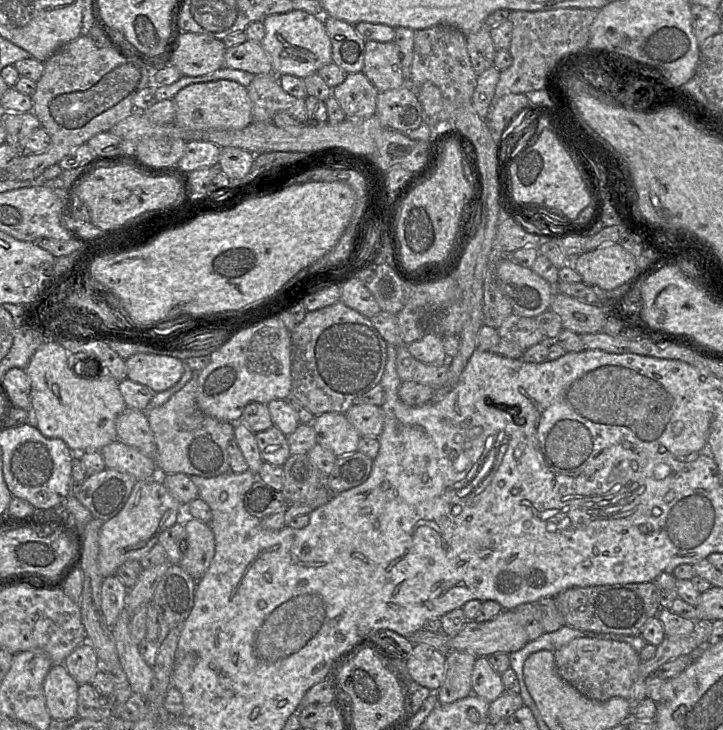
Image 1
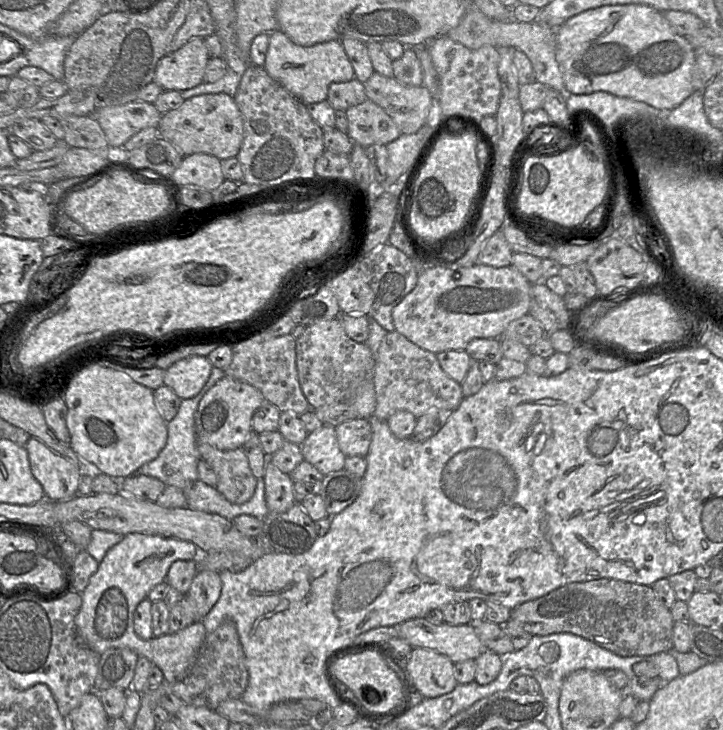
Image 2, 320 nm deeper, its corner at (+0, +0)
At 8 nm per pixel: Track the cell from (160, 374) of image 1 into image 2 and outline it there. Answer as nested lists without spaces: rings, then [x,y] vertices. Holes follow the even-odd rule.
[[[192,355],[165,370],[163,384],[181,399],[195,397],[208,381],[213,365],[208,357]]]

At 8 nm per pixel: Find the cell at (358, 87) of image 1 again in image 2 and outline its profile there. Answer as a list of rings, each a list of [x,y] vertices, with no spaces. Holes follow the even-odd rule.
[[[370,99],[349,107],[345,112],[348,119],[347,134],[362,147],[387,145],[402,135],[392,118]]]

